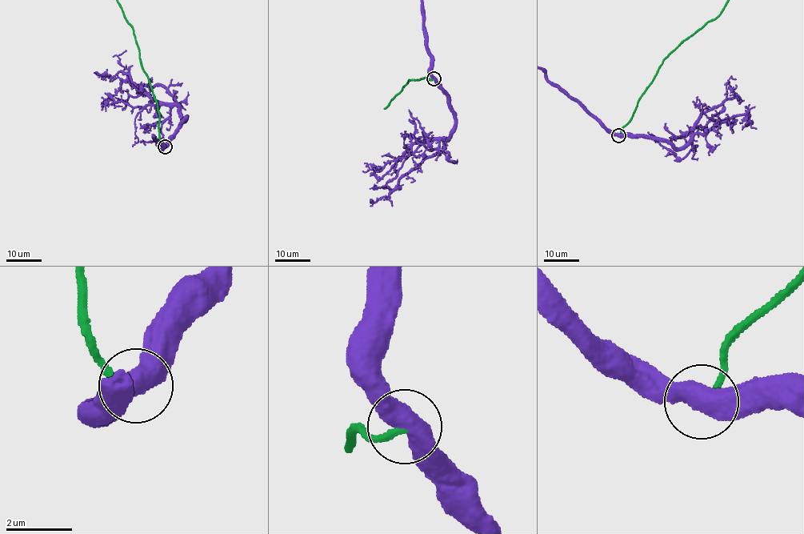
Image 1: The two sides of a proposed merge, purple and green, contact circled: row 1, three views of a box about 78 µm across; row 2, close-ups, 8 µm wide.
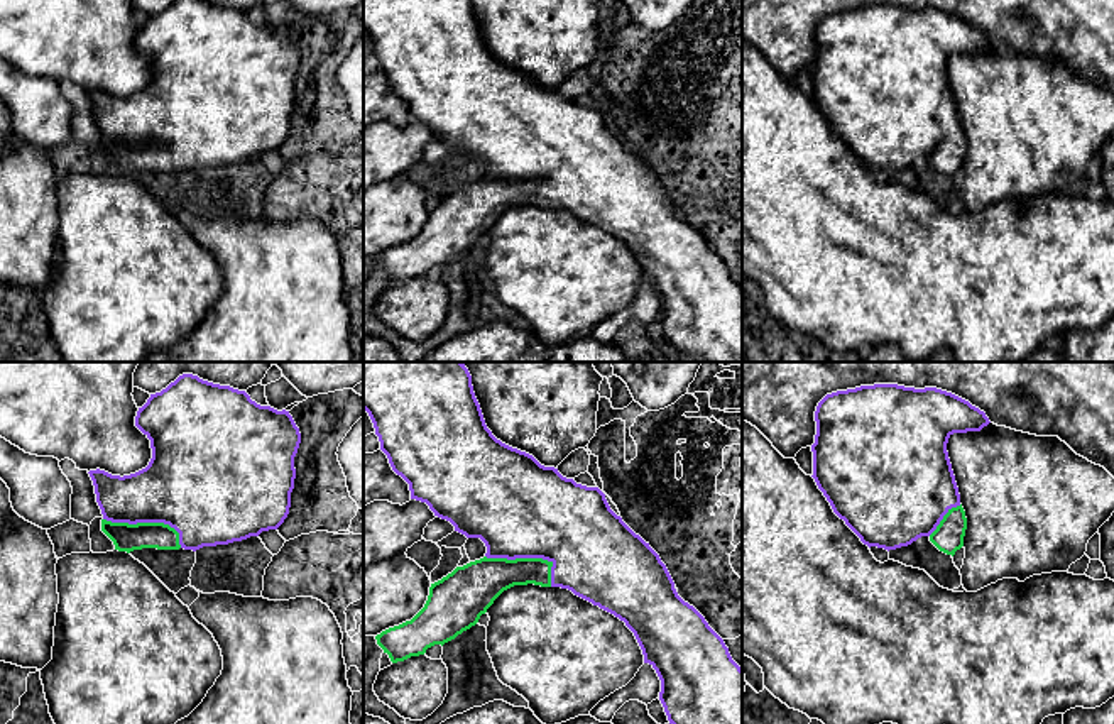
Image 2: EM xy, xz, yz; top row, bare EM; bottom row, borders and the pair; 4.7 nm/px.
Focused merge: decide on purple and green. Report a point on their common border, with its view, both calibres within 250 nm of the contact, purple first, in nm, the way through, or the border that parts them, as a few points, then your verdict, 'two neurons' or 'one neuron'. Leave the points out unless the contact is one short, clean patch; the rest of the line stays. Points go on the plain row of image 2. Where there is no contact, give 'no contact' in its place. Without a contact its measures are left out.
contact xz (529, 178); calibres 460 and 200 nm; one neuron

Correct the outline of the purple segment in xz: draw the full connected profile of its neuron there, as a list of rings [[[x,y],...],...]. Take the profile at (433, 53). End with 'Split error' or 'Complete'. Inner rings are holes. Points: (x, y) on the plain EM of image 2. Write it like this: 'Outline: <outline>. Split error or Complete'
Outline: [[[363,0],[363,30],[374,44],[380,71],[387,76],[392,91],[409,105],[411,120],[426,123],[434,137],[450,142],[455,152],[467,159],[480,159],[487,167],[483,179],[456,188],[451,195],[431,205],[424,228],[411,242],[389,249],[375,257],[377,266],[389,276],[392,284],[424,276],[428,269],[434,266],[443,267],[455,261],[458,255],[475,247],[494,222],[514,206],[534,205],[541,208],[561,208],[614,235],[634,254],[642,271],[644,284],[649,284],[661,301],[659,321],[669,345],[673,345],[680,355],[688,355],[691,362],[742,362],[742,289],[732,281],[724,261],[708,247],[705,239],[678,217],[674,203],[659,176],[610,130],[605,115],[598,108],[576,105],[573,100],[563,98],[558,90],[544,88],[532,76],[497,61],[485,46],[472,0]]]. Split error

